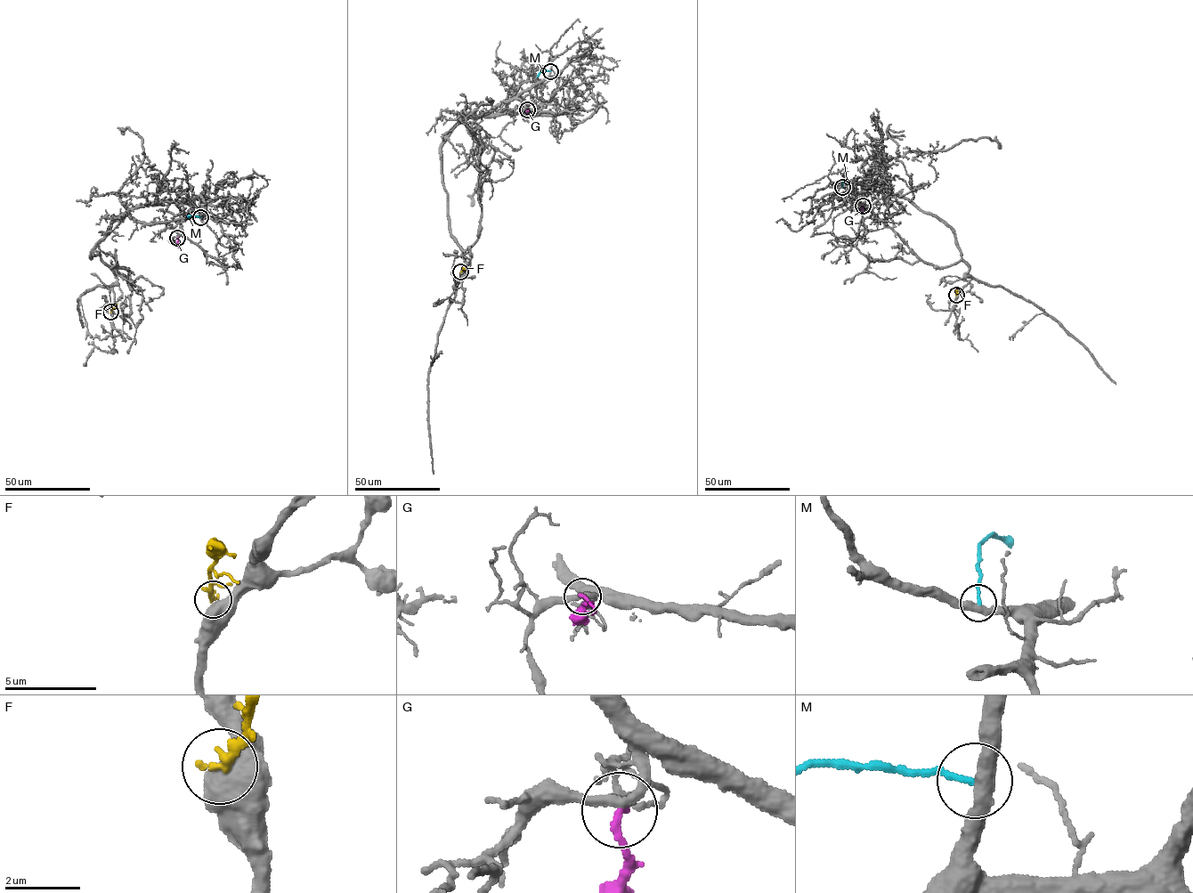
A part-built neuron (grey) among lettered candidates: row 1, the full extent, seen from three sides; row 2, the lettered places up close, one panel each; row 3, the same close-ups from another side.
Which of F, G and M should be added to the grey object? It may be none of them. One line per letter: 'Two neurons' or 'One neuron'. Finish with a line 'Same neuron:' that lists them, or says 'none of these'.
F: Two neurons
G: Two neurons
M: Two neurons
Same neuron: none of these

